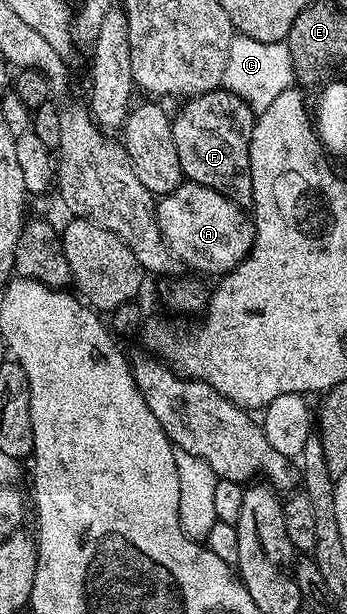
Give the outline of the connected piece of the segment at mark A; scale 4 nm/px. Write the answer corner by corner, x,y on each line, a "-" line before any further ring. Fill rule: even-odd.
183,182
175,192
161,197
156,204
156,215
158,225
162,228
162,237
166,239
166,245
179,261
182,260
190,268
195,268
198,272
207,272
213,278
221,278
227,272
234,271
234,268
252,250
254,245
254,221
248,215
247,209
241,208
238,204
216,190
208,186

